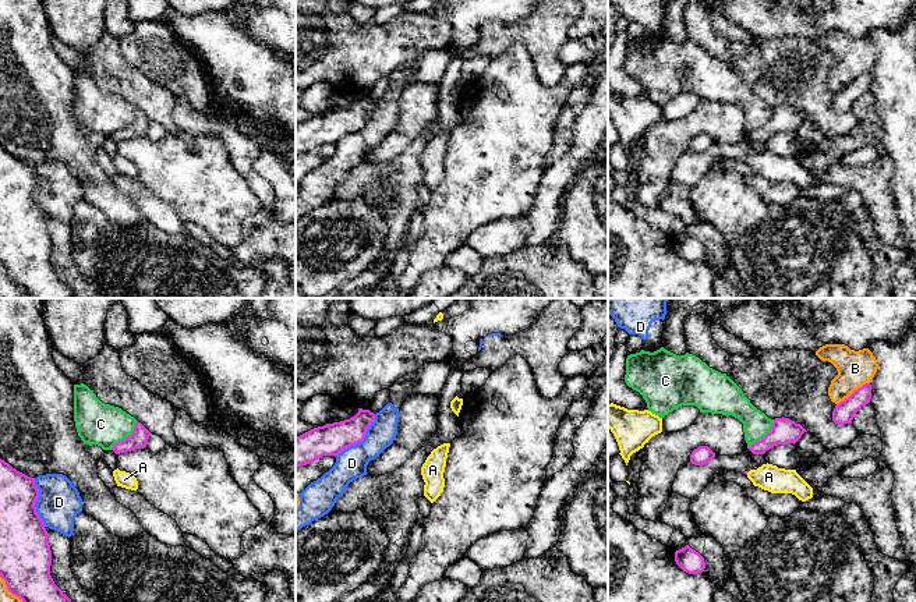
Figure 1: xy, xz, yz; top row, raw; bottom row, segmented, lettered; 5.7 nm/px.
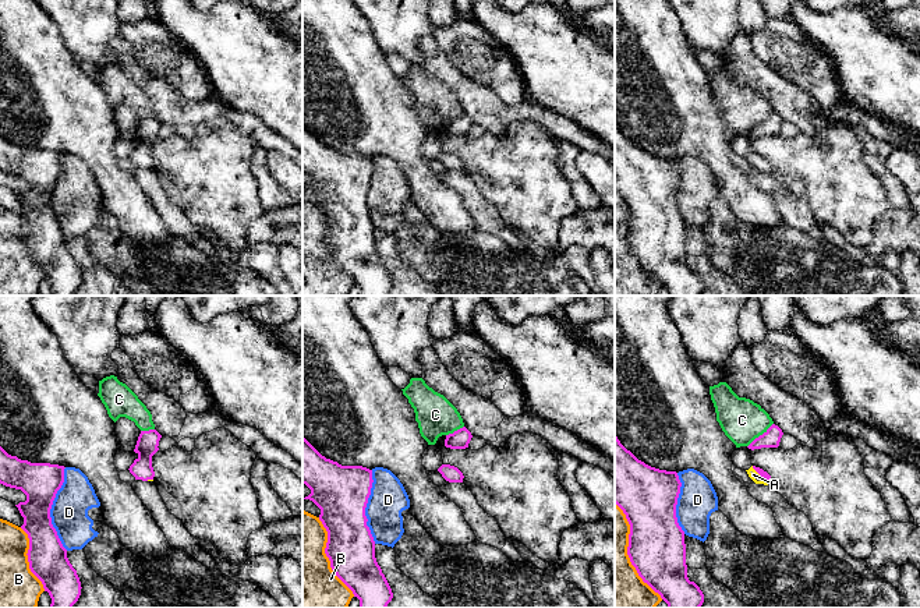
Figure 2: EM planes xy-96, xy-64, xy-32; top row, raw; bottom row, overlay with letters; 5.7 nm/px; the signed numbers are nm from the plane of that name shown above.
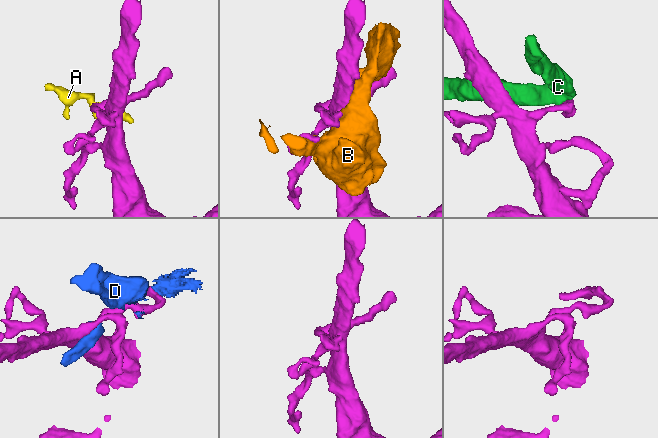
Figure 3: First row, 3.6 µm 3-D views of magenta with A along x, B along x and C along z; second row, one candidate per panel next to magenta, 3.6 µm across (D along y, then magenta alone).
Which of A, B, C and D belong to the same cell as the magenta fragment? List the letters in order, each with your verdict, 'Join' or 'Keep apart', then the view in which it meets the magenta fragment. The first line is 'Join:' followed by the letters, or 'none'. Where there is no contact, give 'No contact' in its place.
Join: A
A: Join. Touches magenta in yz
B: Keep apart. Touches magenta in yz
C: Keep apart. Touches magenta in xy
D: Keep apart. Touches magenta in xz

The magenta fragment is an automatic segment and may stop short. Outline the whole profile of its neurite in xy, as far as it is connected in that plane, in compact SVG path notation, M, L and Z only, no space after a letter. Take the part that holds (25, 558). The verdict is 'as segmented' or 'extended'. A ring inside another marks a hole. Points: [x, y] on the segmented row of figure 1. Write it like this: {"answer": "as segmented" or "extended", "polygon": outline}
{"answer": "as segmented", "polygon": "M0 458L0 577L22 602L71 602L50 576L47 531L36 513L39 489L31 478Z"}

